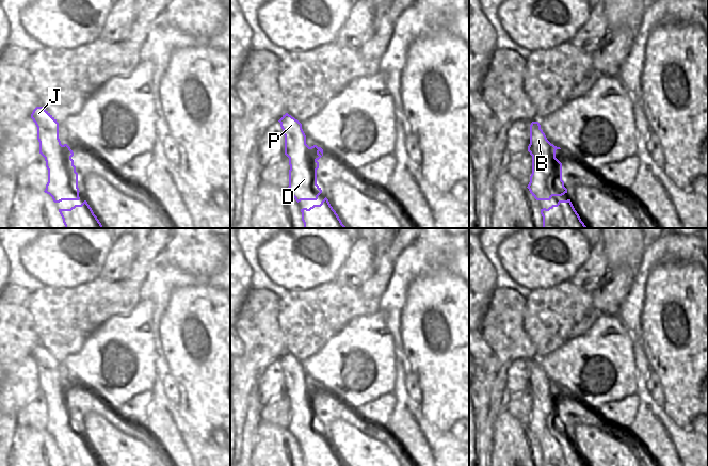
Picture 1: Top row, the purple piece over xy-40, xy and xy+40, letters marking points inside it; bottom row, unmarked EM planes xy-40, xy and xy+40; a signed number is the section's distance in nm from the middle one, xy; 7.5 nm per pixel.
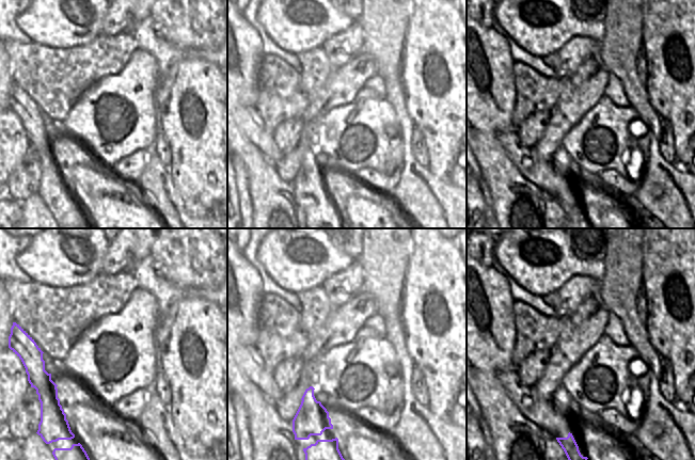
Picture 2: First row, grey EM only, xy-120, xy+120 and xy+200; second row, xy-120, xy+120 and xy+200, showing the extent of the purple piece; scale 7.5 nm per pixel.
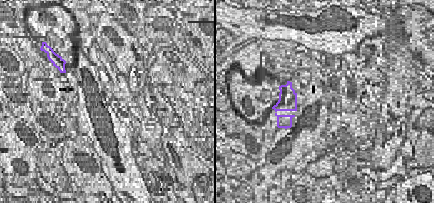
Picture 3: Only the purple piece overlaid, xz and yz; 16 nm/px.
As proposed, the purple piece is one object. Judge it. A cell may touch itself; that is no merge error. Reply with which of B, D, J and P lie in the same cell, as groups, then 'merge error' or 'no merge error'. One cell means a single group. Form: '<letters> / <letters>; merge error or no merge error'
B D J P; no merge error

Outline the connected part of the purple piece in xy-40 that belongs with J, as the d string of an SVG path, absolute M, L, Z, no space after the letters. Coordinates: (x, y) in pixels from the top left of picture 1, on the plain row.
M36 346L31 357L37 366L37 379L39 381L39 392L45 397L46 406L48 408L48 421L45 432L49 433L54 441L62 439L79 439L78 412L74 404L73 389L67 383L62 384L59 377L59 361L43 346Z

